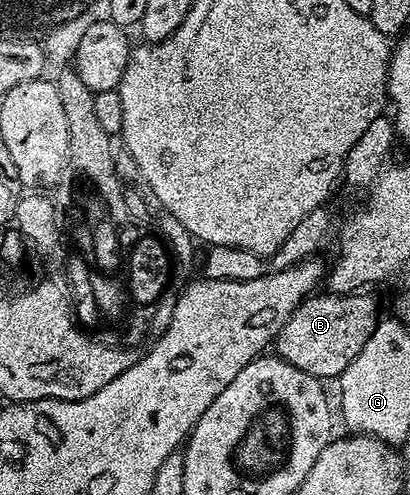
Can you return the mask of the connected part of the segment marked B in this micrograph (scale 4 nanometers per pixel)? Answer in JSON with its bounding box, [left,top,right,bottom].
[273,293,381,381]

